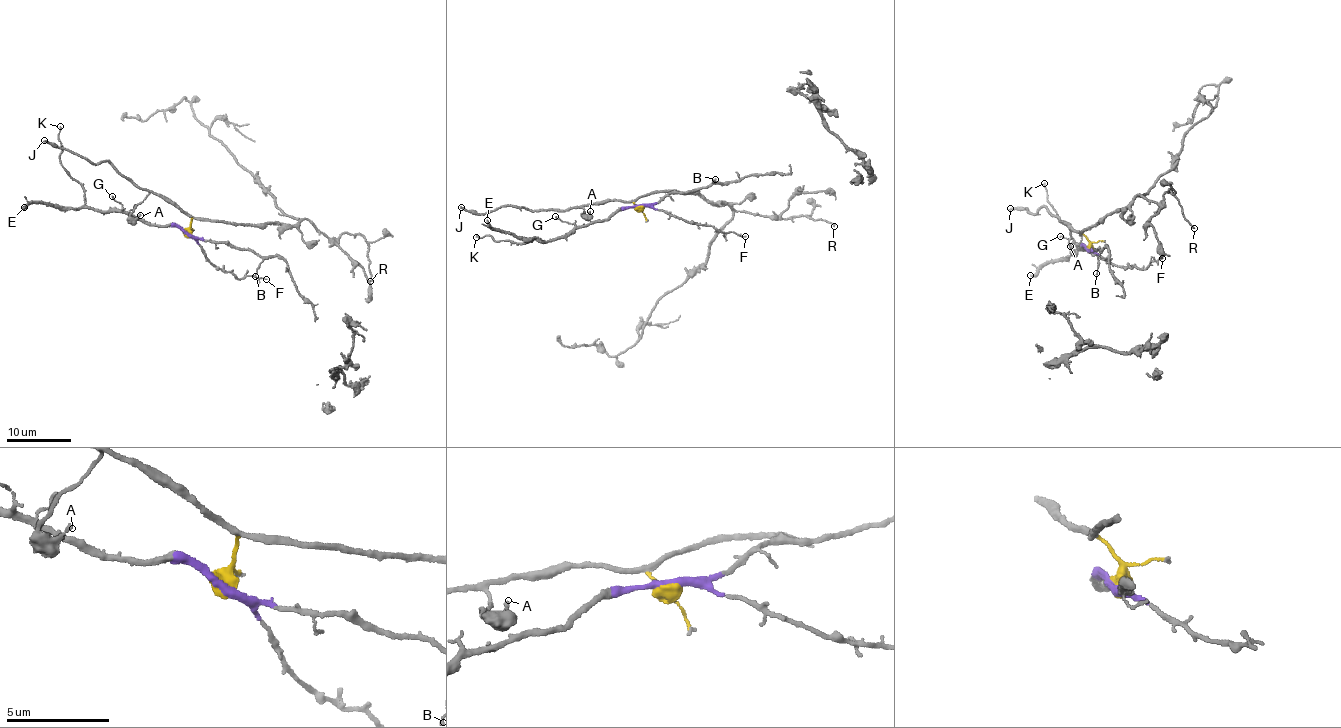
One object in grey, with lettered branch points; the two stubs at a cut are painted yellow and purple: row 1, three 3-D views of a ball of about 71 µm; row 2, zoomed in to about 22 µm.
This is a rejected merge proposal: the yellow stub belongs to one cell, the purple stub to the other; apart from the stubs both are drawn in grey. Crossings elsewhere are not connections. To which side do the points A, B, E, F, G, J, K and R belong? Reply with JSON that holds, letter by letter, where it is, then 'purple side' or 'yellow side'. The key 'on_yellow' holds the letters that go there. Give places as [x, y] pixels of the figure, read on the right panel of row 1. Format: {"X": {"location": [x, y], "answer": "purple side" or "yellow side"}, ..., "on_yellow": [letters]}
{"A": {"location": [1070, 246], "answer": "yellow side"}, "B": {"location": [1096, 273], "answer": "purple side"}, "E": {"location": [1030, 275], "answer": "purple side"}, "F": {"location": [1162, 258], "answer": "purple side"}, "G": {"location": [1060, 236], "answer": "purple side"}, "J": {"location": [1010, 208], "answer": "yellow side"}, "K": {"location": [1044, 183], "answer": "purple side"}, "R": {"location": [1194, 228], "answer": "yellow side"}, "on_yellow": ["A", "J", "R"]}

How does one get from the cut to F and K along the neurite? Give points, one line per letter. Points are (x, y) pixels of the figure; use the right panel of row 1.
F: (1089, 249), (1121, 266), (1146, 268), (1151, 261), (1162, 258)
K: (1089, 249), (1077, 248), (1071, 232), (1047, 201), (1044, 182)

